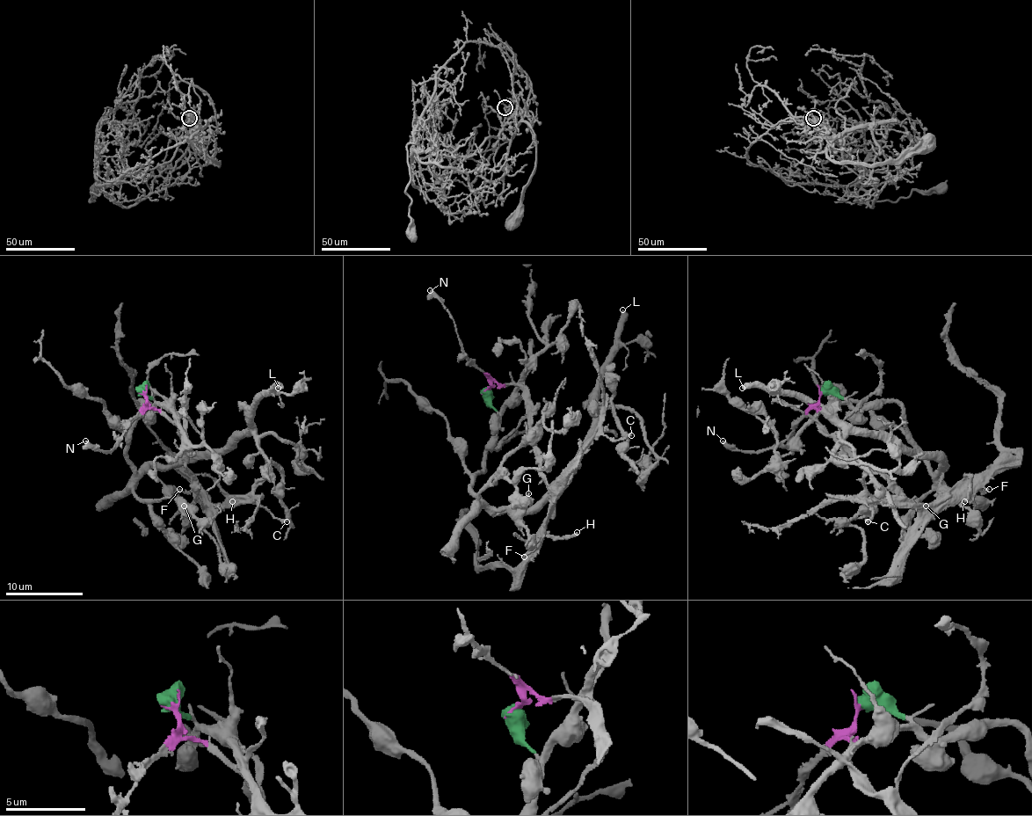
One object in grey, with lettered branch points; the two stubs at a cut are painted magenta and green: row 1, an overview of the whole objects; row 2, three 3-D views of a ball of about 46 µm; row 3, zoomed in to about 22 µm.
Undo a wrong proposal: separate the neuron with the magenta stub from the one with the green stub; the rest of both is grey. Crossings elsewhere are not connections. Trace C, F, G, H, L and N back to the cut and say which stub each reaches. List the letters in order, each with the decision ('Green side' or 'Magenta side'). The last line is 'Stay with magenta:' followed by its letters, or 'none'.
C: Magenta side
F: Magenta side
G: Green side
H: Magenta side
L: Green side
N: Magenta side
Stay with magenta: C, F, H, N

